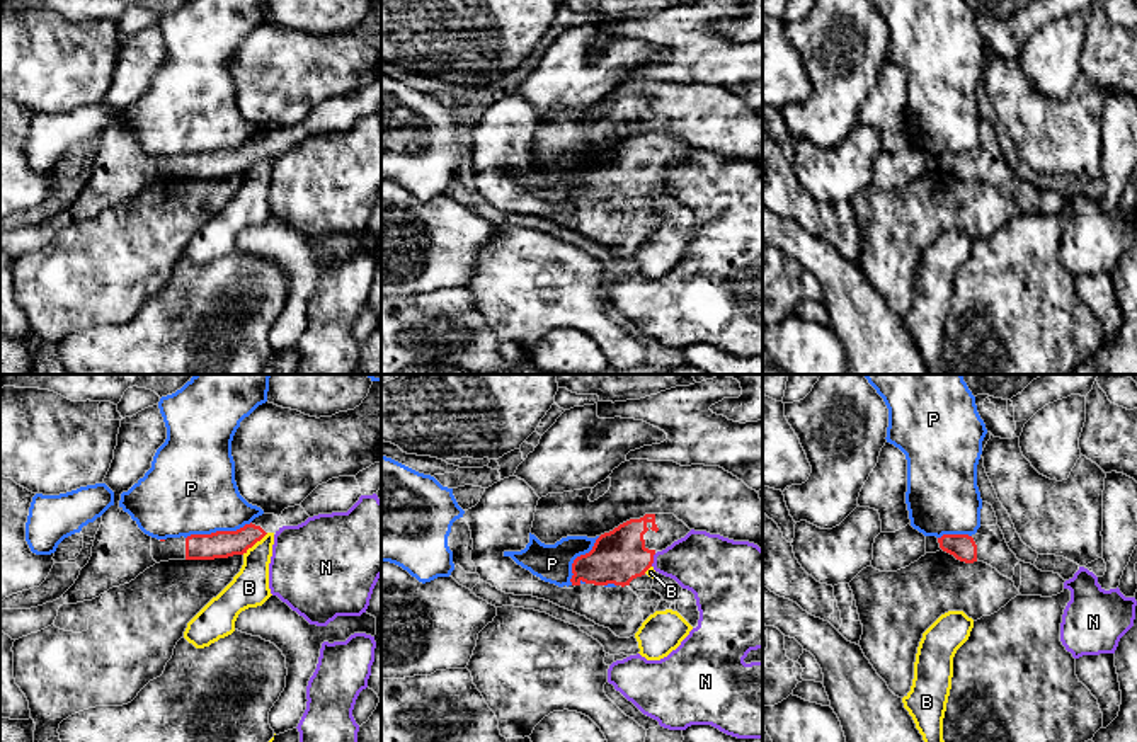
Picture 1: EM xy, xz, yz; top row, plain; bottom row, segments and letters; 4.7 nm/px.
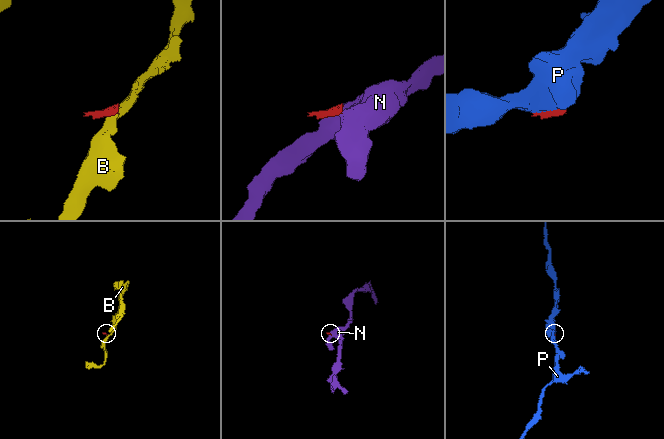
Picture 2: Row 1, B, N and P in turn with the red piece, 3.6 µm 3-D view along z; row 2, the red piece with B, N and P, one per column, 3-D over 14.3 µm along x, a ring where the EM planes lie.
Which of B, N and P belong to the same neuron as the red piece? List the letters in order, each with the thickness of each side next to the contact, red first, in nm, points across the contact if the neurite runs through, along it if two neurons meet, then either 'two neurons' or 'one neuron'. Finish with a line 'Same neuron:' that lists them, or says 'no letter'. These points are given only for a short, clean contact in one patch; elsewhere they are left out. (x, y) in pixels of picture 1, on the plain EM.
B: 130/180 nm | along xy (268, 152), (242, 172) | two neurons
N: 260/300 nm | along xz (656, 172), (651, 184) | two neurons
P: 130/420 nm | two neurons
Same neuron: no letter

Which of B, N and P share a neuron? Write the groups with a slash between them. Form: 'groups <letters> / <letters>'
groups B / N / P

